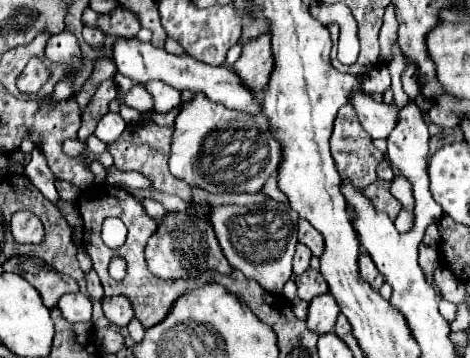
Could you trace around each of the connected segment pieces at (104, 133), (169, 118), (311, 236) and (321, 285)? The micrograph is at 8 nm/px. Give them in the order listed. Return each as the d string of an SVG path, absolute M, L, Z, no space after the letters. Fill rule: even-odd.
M105 115L99 121L95 135L105 143L113 143L119 139L119 135L121 135L121 131L125 131L125 127L127 127L127 123L123 121L121 115Z
M178 107L172 111L169 112L169 114L156 114L157 112L152 108L150 111L152 114L152 117L154 119L154 122L159 126L174 126L175 118L178 115L181 107Z
M299 219L299 243L303 243L305 247L311 249L311 255L321 255L321 247L323 247L323 239L321 233L317 233L313 227L309 227L309 223L305 223L303 219Z
M307 269L299 279L295 277L297 283L297 295L303 301L311 301L317 295L325 295L329 291L329 287L325 287L325 281L321 279L321 273L315 269Z

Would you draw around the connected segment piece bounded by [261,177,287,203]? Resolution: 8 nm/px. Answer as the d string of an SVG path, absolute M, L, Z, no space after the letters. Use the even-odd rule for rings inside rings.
M269 177L269 179L265 181L265 187L261 189L261 193L267 195L267 197L271 197L271 199L275 199L275 201L279 201L279 203L287 203L285 195L283 195L283 193L279 191L279 187L277 187L277 179L275 179L275 177Z

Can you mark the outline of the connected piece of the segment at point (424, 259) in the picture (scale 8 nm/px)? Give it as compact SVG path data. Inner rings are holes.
M423 242L419 245L419 257L418 262L424 271L426 279L431 285L435 285L433 282L433 273L438 267L437 264L439 254L437 249L425 245Z

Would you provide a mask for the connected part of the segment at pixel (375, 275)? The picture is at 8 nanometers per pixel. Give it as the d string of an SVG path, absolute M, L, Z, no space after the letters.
M367 253L359 255L359 275L363 277L363 281L367 281L375 291L381 289L381 285L385 283L385 277L379 273L379 269L375 267L373 259Z

